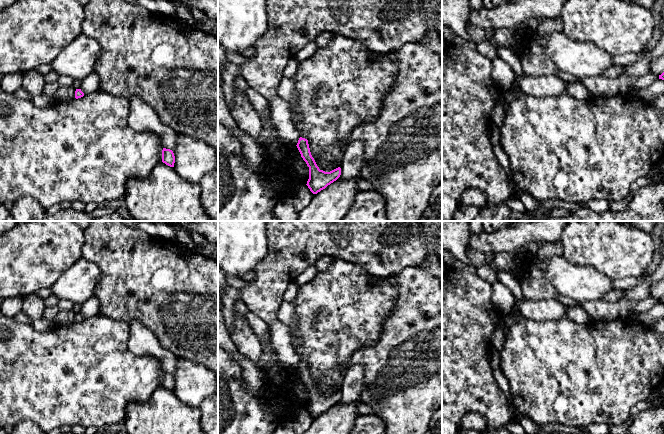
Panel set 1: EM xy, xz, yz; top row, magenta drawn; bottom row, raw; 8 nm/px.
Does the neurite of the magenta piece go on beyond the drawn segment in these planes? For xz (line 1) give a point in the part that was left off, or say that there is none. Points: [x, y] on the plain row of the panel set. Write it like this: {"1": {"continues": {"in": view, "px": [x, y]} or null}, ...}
{"1": {"continues": null}}

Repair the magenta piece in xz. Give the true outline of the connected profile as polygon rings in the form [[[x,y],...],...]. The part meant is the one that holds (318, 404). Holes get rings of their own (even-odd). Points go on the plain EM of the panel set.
[[[300,361],[296,370],[301,378],[301,381],[309,391],[309,403],[306,409],[313,418],[317,418],[321,414],[325,413],[328,409],[340,401],[340,391],[330,396],[325,396],[319,393],[311,379],[307,363]]]

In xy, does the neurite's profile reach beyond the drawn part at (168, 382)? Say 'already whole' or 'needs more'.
already whole

